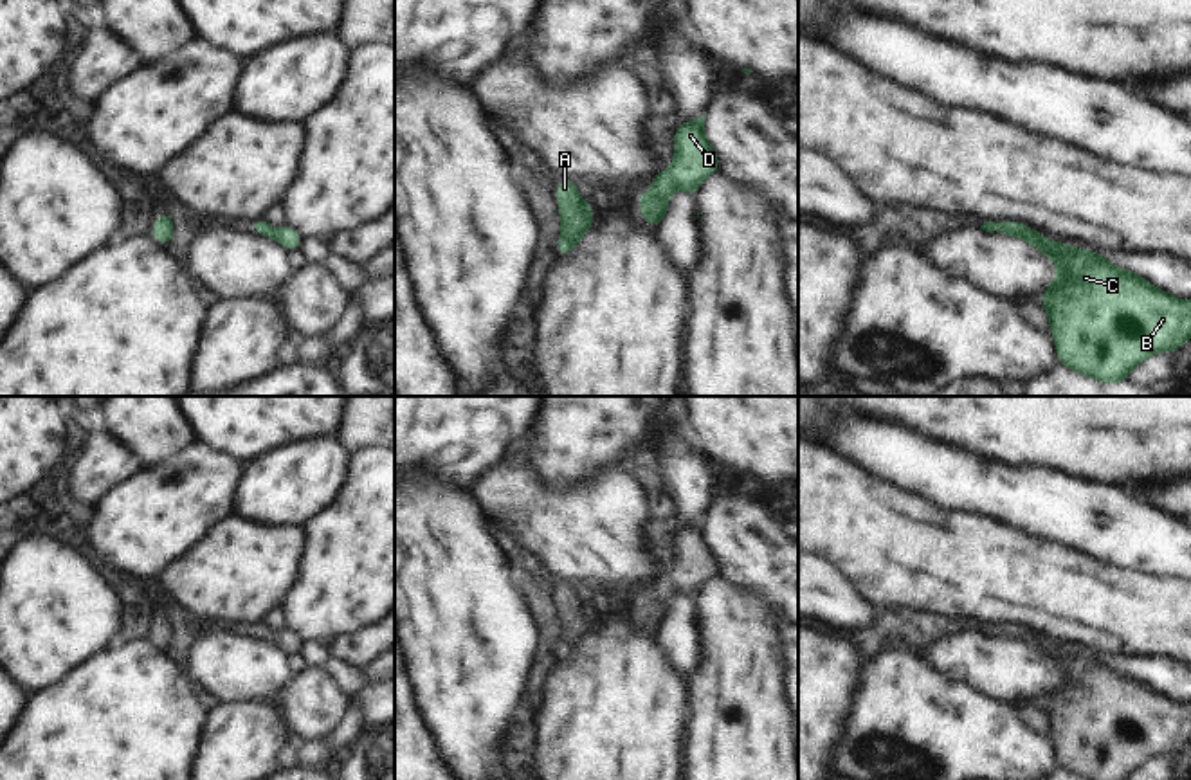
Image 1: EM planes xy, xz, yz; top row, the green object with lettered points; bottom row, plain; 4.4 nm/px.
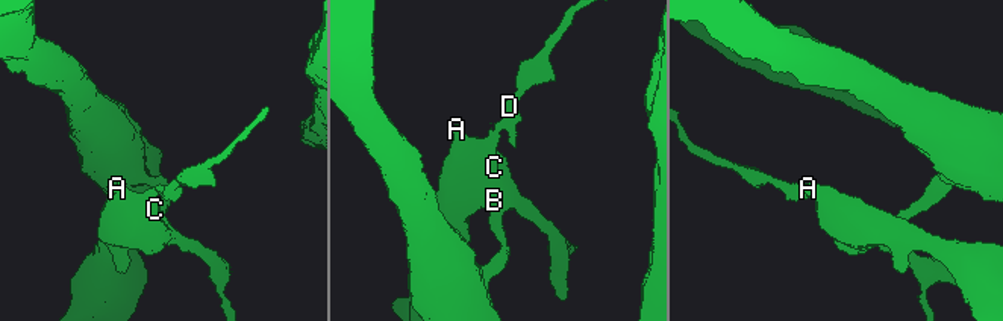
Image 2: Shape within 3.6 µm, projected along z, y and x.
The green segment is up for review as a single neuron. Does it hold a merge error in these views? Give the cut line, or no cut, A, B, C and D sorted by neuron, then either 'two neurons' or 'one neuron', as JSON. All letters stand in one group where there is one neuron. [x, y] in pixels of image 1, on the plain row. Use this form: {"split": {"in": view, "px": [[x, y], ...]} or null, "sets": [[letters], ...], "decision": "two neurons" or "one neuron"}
{"split": null, "sets": [["A", "B", "C", "D"]], "decision": "one neuron"}

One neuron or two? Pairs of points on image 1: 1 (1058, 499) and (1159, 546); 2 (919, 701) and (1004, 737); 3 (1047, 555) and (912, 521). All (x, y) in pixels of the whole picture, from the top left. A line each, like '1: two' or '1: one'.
1: one
2: one
3: one

